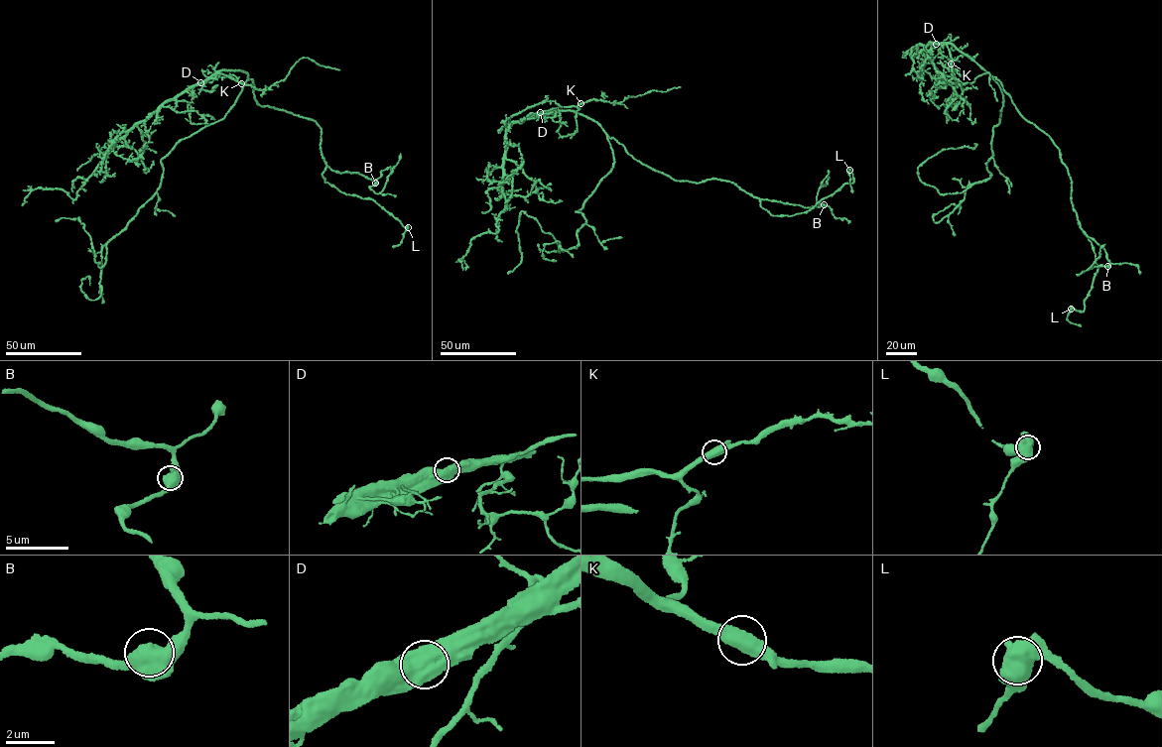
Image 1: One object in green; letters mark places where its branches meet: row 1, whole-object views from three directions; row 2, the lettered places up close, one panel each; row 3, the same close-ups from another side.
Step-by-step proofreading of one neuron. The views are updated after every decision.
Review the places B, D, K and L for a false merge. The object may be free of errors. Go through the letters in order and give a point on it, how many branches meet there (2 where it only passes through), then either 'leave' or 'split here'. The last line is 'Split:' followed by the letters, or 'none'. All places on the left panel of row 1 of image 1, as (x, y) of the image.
B: (375, 183) | 2 | leave
D: (200, 82) | 2 | split here
K: (241, 83) | 2 | leave
L: (408, 227) | 2 | leave
Split: D

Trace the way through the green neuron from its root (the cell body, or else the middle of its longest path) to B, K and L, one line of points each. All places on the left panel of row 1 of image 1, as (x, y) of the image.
B: (240, 92), (252, 78), (258, 104), (314, 120), (321, 129), (325, 164), (375, 183)
K: (240, 92), (248, 77), (246, 72), (217, 71), (241, 83)
L: (240, 92), (252, 78), (258, 104), (314, 120), (321, 130), (324, 182), (347, 194), (372, 199), (408, 227)

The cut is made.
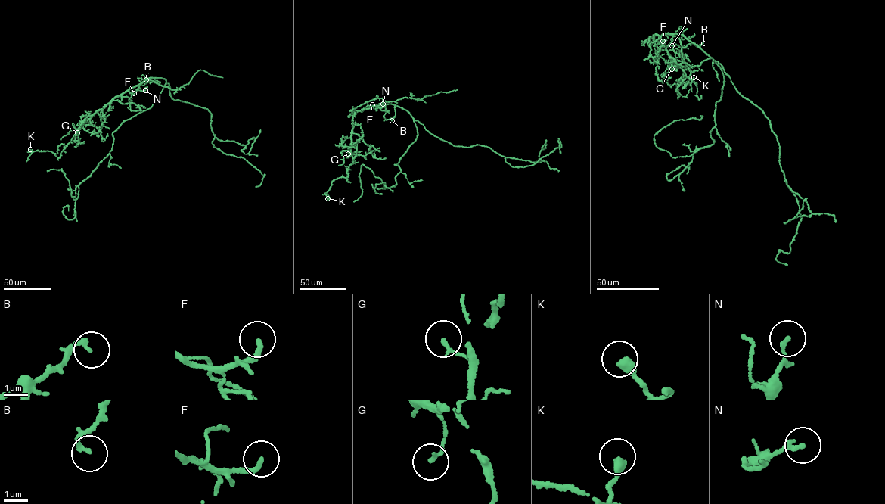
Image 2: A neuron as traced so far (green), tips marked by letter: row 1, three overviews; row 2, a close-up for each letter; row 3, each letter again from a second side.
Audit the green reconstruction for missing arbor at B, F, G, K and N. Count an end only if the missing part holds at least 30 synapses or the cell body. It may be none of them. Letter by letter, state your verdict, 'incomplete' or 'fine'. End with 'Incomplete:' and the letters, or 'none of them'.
B: fine
F: incomplete
G: fine
K: fine
N: fine
Incomplete: F

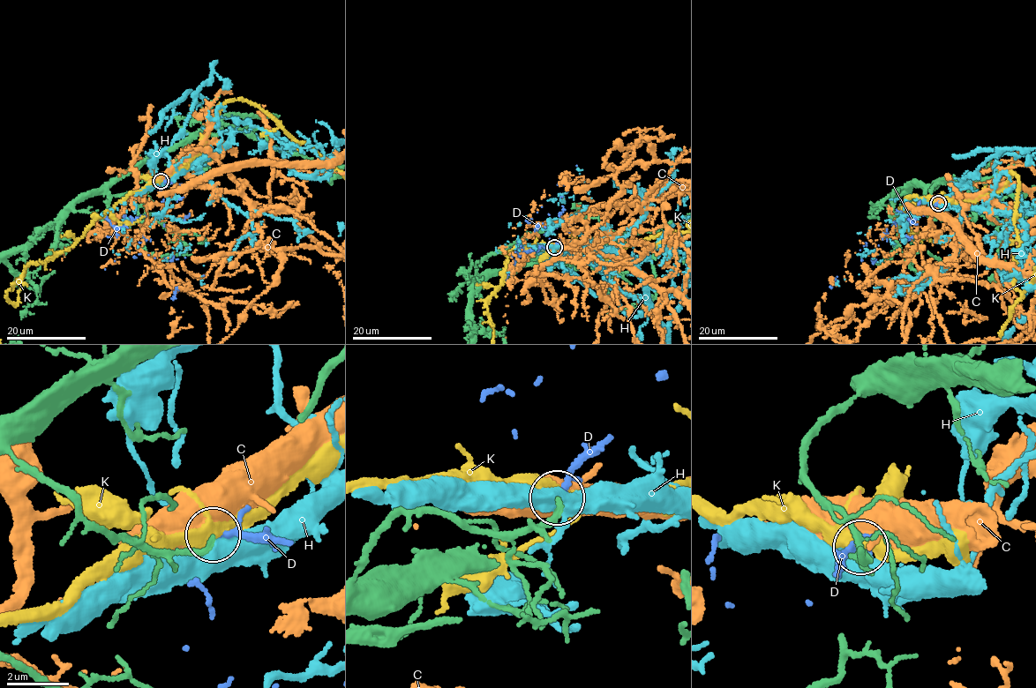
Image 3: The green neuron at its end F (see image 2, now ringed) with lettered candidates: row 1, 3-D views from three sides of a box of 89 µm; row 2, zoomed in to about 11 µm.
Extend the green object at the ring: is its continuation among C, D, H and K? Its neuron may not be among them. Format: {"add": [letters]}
{"add": []}

